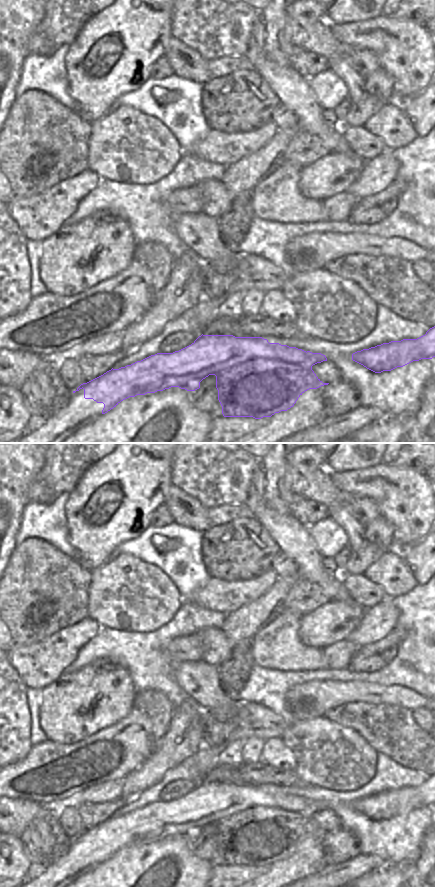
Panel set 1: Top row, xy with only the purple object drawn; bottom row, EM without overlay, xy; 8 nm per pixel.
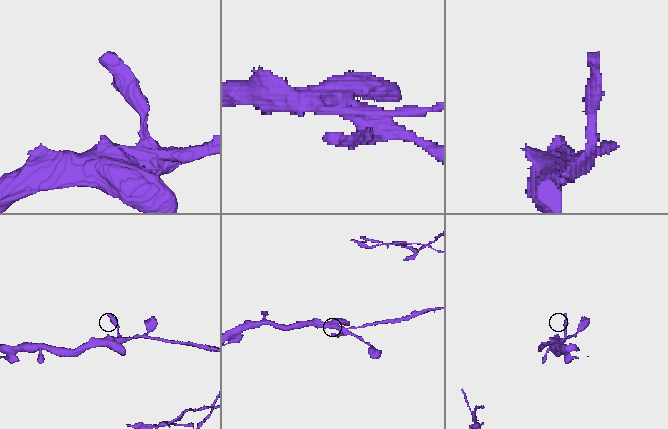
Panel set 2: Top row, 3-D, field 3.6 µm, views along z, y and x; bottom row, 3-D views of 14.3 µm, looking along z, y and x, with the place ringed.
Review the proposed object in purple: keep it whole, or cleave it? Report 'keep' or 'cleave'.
cleave

